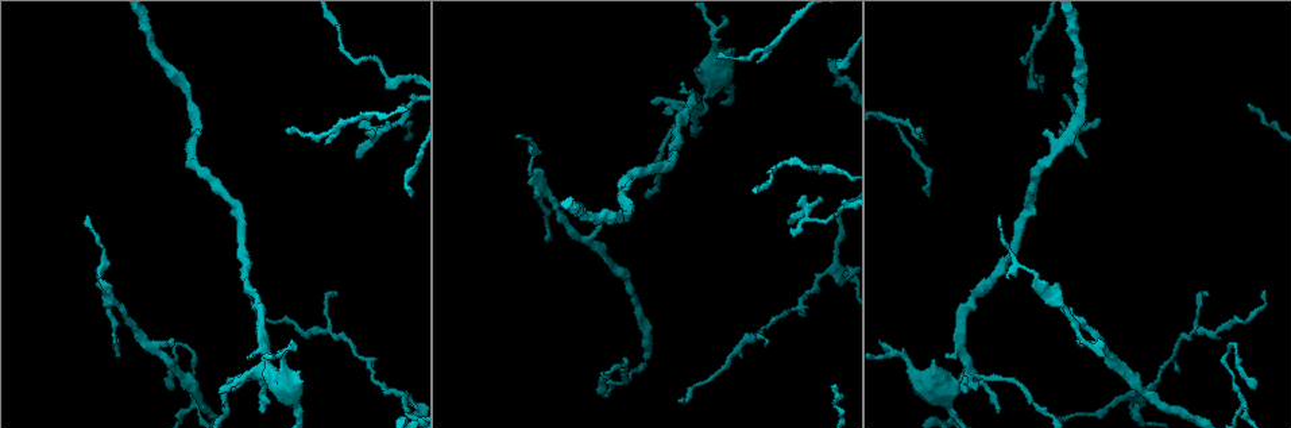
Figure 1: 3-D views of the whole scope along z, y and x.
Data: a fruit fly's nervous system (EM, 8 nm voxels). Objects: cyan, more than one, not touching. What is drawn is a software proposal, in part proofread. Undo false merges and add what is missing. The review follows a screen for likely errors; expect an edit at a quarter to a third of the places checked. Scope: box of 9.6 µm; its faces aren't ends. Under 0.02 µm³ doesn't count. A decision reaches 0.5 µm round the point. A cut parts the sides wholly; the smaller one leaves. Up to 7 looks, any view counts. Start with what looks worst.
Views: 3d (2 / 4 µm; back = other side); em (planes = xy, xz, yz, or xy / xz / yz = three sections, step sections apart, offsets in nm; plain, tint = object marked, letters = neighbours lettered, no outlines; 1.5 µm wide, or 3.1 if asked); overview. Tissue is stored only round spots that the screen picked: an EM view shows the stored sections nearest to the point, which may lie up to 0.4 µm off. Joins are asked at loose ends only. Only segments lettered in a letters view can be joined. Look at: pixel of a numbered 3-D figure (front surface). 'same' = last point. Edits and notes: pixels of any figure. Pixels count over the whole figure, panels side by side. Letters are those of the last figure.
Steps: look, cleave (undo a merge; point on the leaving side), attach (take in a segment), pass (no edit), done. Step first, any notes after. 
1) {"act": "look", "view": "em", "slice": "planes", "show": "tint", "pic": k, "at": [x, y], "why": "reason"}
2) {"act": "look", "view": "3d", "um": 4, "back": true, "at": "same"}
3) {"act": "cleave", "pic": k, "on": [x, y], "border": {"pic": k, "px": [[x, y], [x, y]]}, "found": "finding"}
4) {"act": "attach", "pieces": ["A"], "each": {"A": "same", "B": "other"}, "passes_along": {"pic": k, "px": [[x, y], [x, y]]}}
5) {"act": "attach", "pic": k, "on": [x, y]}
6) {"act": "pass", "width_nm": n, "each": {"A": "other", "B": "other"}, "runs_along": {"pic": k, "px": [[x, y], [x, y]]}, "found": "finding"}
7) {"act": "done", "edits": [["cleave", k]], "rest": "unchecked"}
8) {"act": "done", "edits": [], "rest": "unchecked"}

{"act": "look", "view": "em", "slice": "xz", "step": 4, "show": "tint", "pic": 1, "at": [405, 398], "why": "three arms meet"}

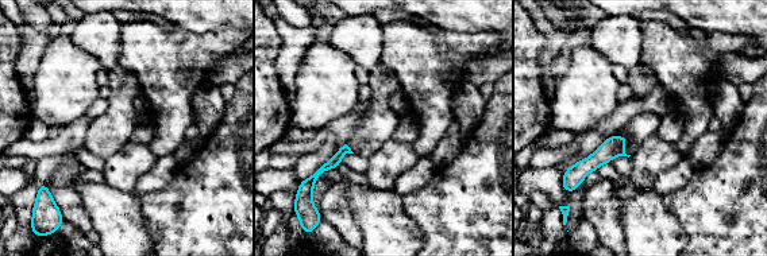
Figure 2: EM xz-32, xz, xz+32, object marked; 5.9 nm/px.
{"act": "look", "view": "em", "slice": "planes", "show": "tint", "at": "same", "why": "cut it another way"}

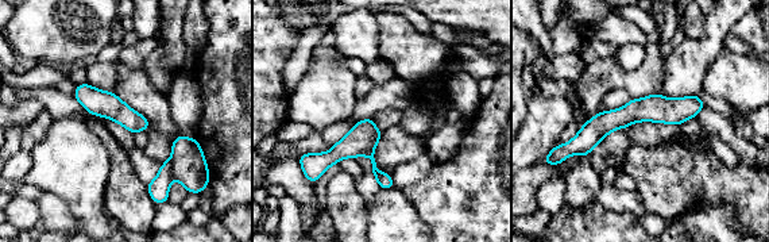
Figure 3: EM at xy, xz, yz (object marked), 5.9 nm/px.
{"act": "look", "view": "em", "slice": "planes", "show": "letters", "at": "same"}

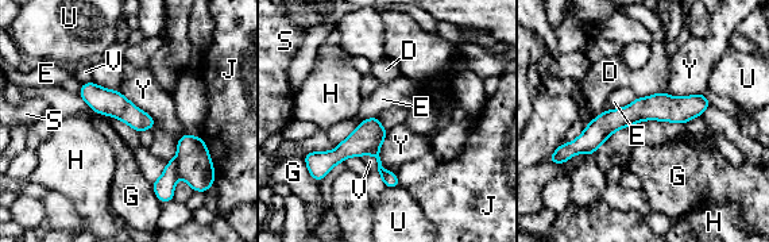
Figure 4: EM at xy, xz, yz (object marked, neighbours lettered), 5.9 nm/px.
{"act": "pass", "longest_contact_nm": ["Y", 280], "each": {"D": "other", "E": "other", "G": "other", "H": "other", "J": "other", "S": "other", "U": "other", "V": "other", "Y": "other"}, "runs_along": {"pic": 4, "px": [[704, 102], [641, 108], [571, 148]]}, "found": "all the same cell"}

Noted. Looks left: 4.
{"act": "look", "view": "em", "slice": "planes", "show": "letters", "pic": 1, "at": [653, 99], "why": "free end"}

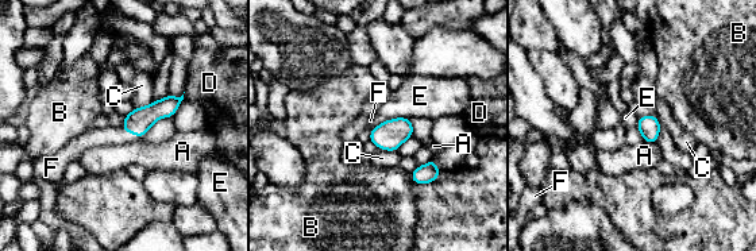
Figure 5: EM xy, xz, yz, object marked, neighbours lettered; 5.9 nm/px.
{"act": "attach", "pieces": ["F"], "each": {"A": "other", "B": "other", "C": "other", "D": "other", "E": "other", "F": "same"}, "passes_along": {"pic": 5, "px": [[139, 120], [130, 132], [111, 135]]}, "found": "it goes on there"}

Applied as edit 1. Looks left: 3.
{"act": "look", "view": "3d", "um": 2, "pic": 1, "at": [116, 357], "why": "branch stops here"}

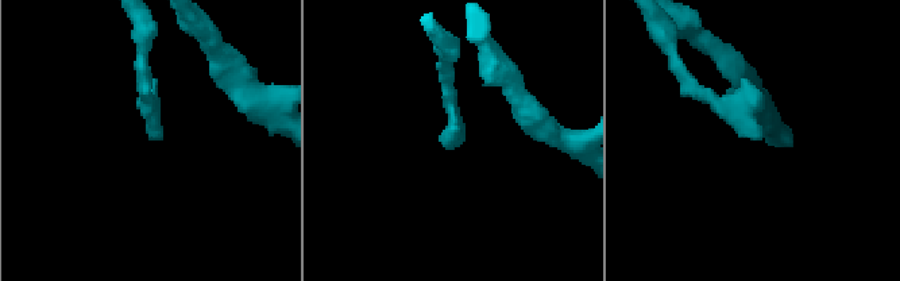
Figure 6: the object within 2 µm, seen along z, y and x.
{"act": "look", "view": "em", "slice": "yz", "step": 4, "show": "letters", "pic": 6, "at": [149, 135], "why": "need the tissue"}

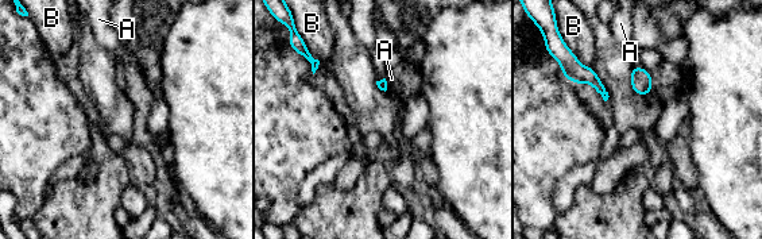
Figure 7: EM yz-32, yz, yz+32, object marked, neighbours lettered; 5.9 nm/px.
{"act": "pass", "each": {"A": "other", "B": "other"}, "border": {"pic": 7, "px": [[575, 56], [583, 65], [591, 68]]}, "found": "none of them fits"}

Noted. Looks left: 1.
{"act": "done", "edits": [["attach", 5]], "rest": "unchecked"}

